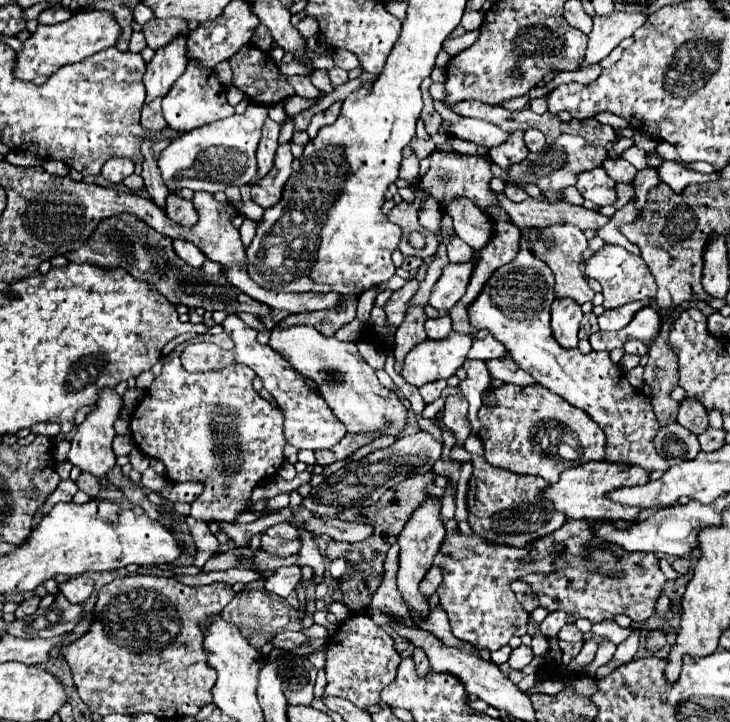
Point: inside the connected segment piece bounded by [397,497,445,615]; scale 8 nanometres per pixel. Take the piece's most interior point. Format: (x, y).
(420, 539)

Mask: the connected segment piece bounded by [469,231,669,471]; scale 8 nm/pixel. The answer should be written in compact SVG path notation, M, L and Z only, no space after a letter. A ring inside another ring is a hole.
M523 231L519 255L505 267L497 269L485 283L481 297L469 307L469 319L473 327L491 331L511 353L513 361L535 377L537 383L557 393L577 409L583 409L607 437L607 461L641 465L647 471L667 469L667 461L657 455L653 439L659 431L657 419L649 405L649 397L629 385L619 365L609 359L607 351L591 351L581 355L579 349L561 349L551 335L549 309L555 299L553 273L543 261L537 261L529 249L525 249L525 237L531 231Z

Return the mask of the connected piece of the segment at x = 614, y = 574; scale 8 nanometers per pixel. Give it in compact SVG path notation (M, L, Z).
M567 519L567 523L557 529L557 533L551 533L549 537L543 537L541 541L533 541L531 555L549 555L555 551L563 551L561 557L557 557L557 571L551 575L529 575L523 581L527 581L533 591L539 597L539 605L547 611L567 611L575 619L585 617L591 623L599 623L603 619L613 619L617 613L629 615L633 621L645 621L655 613L657 597L663 591L665 575L661 573L657 565L657 557L653 553L627 553L619 547L613 549L595 549L593 553L587 553L587 543L591 539L591 529L587 527L587 521L573 521Z

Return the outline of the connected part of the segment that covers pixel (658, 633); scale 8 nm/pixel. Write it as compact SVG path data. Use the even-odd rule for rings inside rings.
M655 629L649 631L649 635L647 635L647 639L645 639L645 649L647 649L647 651L655 653L655 651L659 651L665 644L666 636L663 630Z

